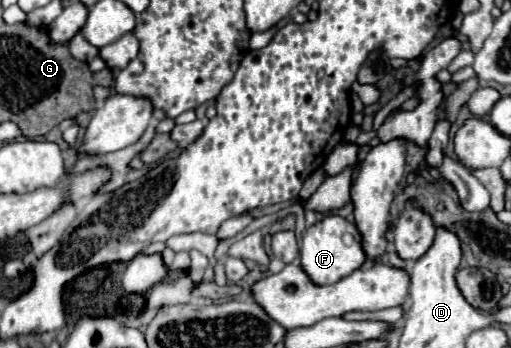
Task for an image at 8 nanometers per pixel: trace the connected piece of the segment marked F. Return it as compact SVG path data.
M337 214L325 216L317 224L309 226L301 236L301 266L317 286L339 282L347 274L361 268L363 262L365 262L365 252L361 248L361 236L355 224L347 222Z

